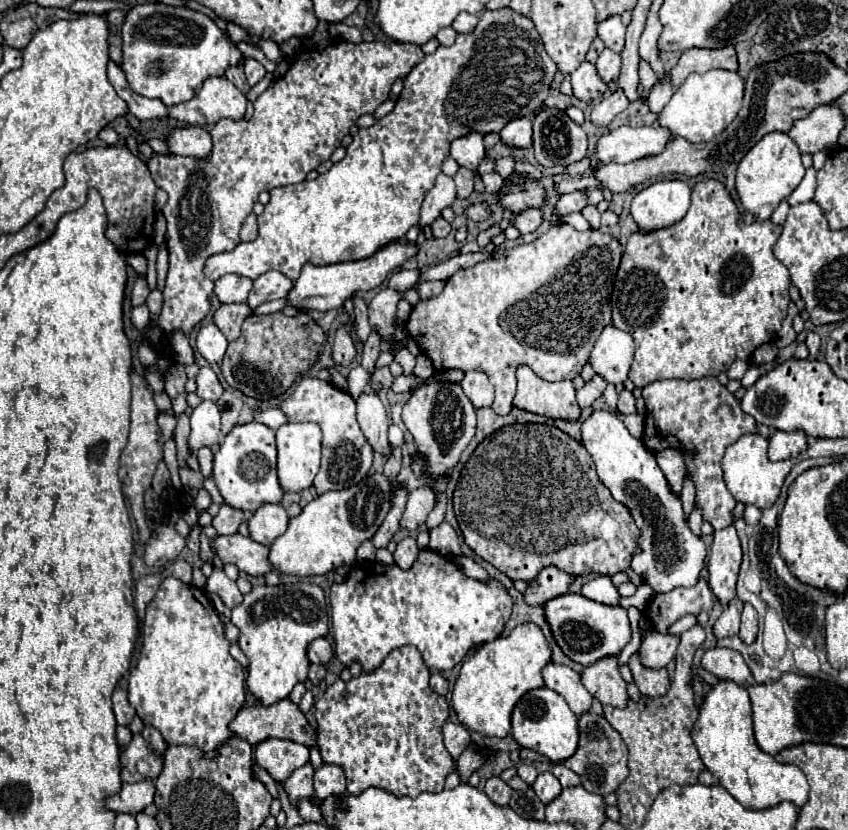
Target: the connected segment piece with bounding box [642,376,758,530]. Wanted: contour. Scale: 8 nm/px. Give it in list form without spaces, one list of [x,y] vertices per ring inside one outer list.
[[[714,376],[700,380],[660,380],[642,388],[642,398],[646,402],[646,422],[642,442],[650,452],[660,452],[664,448],[676,448],[684,456],[686,476],[696,486],[696,506],[702,510],[702,518],[712,524],[714,530],[722,530],[734,522],[732,510],[736,500],[728,492],[720,460],[724,450],[734,444],[742,434],[756,434],[756,420],[742,412],[740,400],[718,384]]]

